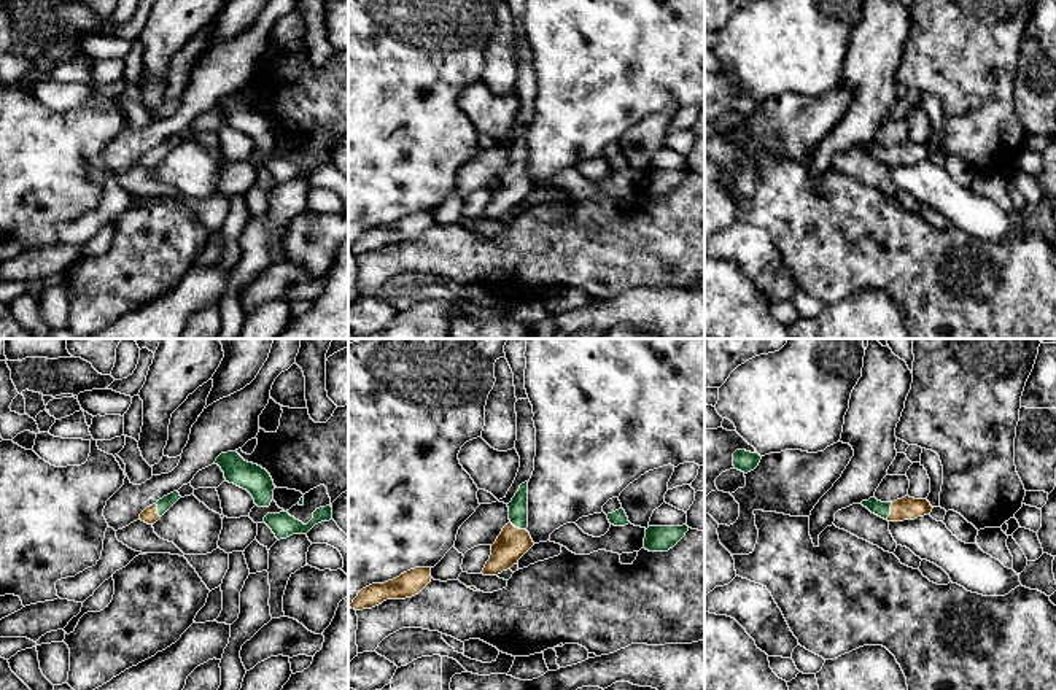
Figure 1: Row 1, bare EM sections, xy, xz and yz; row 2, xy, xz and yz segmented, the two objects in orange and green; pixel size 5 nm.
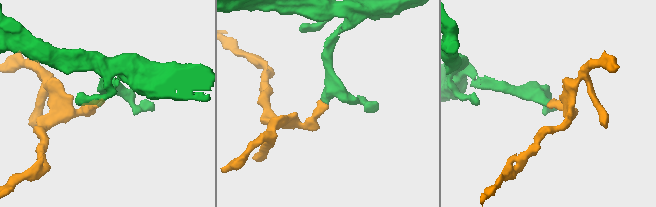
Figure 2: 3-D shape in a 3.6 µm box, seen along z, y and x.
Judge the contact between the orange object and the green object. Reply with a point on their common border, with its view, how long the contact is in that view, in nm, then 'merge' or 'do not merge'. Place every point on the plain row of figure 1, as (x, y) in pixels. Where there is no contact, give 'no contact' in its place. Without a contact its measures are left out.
contact yz (891, 155); length 90 nm; merge

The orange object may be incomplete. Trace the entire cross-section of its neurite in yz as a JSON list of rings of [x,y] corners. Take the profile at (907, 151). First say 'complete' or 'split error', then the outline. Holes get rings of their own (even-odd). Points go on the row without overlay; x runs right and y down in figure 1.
split error; [[[873,140],[860,148],[887,165],[914,164],[918,161],[930,159],[934,153],[927,143],[914,143],[910,140],[894,146],[881,146]]]

